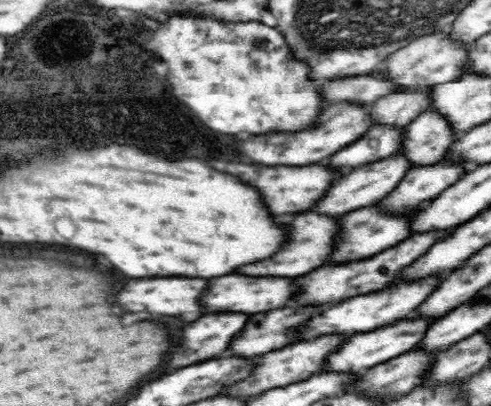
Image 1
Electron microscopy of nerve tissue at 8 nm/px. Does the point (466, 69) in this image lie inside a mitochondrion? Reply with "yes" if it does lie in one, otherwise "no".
no

